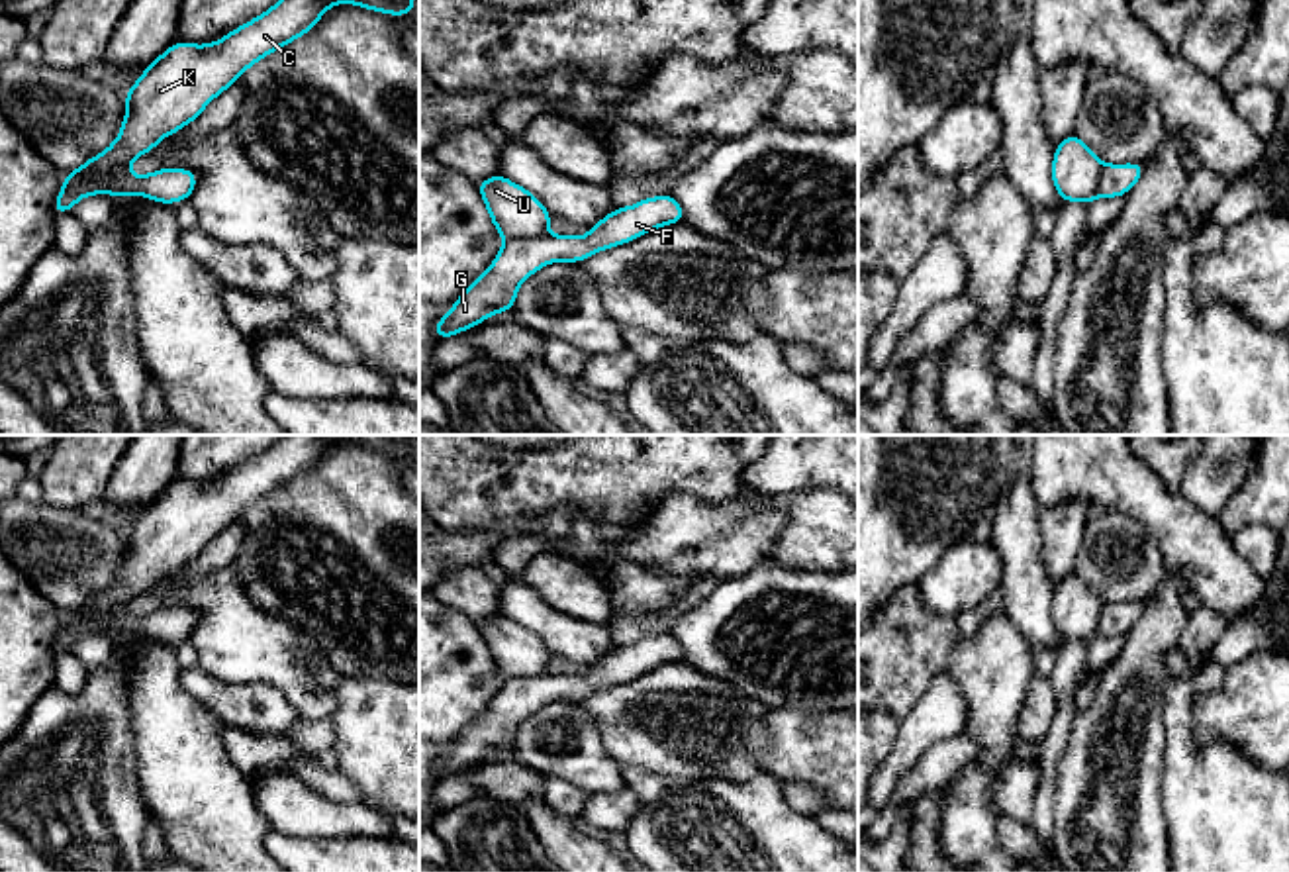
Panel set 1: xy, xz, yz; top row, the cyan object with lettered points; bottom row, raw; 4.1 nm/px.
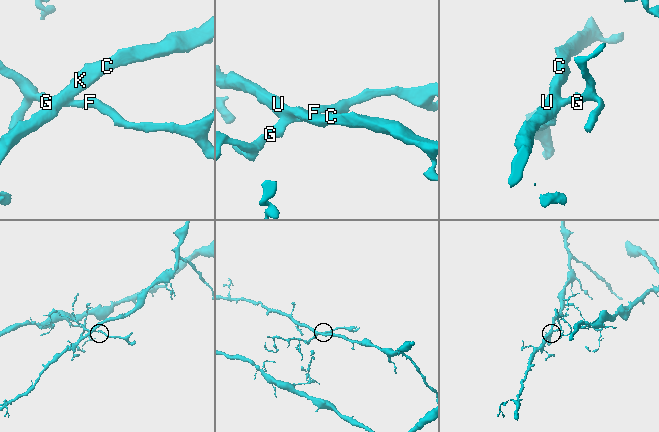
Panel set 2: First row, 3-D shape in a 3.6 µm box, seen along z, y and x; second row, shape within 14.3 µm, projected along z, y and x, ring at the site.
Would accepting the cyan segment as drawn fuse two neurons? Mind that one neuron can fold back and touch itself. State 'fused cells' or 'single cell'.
fused cells

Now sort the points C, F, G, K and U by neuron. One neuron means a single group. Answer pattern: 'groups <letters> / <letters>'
groups C K U / F G

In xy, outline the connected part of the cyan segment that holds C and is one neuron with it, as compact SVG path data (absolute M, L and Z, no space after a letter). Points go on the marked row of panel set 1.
M280 0L210 45L174 41L125 90L127 114L118 139L65 174L53 216L71 212L80 200L71 180L74 172L102 176L153 151L161 139L194 121L251 65L306 35L329 6L343 2L392 16L406 16L417 6L415 0Z

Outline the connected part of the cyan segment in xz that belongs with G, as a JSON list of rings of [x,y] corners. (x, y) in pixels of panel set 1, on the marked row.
[[[672,194],[615,208],[584,237],[509,237],[490,268],[478,276],[435,323],[439,341],[466,331],[498,312],[513,312],[521,282],[549,263],[580,263],[597,251],[633,241],[660,225],[682,223],[684,210]]]

